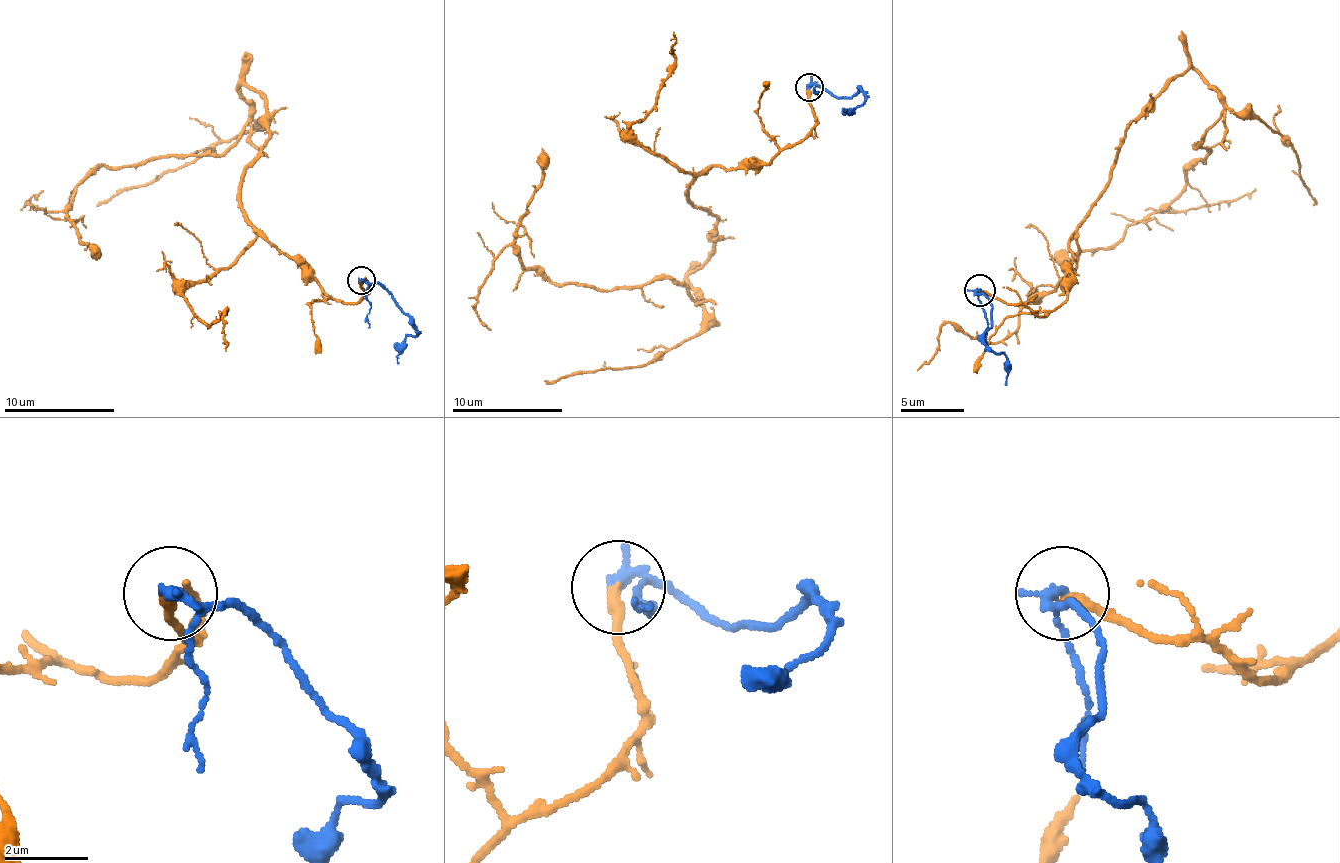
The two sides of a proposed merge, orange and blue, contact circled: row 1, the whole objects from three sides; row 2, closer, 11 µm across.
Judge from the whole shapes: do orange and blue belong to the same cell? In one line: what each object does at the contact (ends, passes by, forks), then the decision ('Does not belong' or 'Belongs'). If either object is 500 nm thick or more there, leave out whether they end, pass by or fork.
At the ring orange ends. At the ring blue passes by. Belongs

